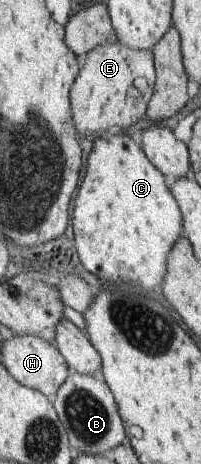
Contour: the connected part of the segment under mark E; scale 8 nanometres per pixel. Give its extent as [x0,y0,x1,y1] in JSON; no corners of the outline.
[71,40,157,139]

